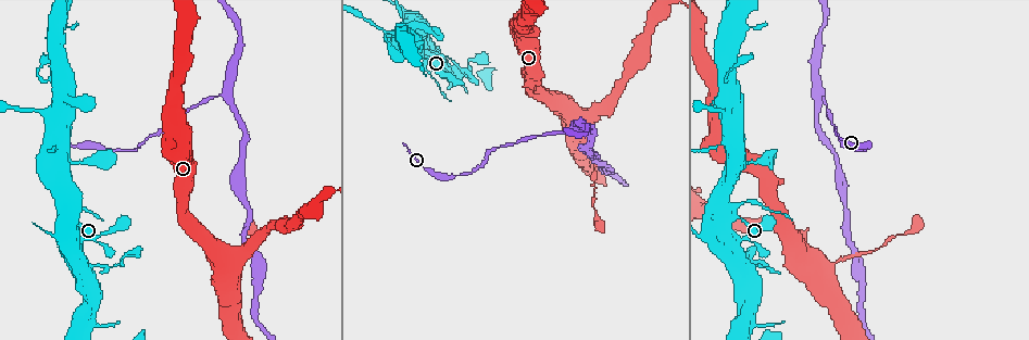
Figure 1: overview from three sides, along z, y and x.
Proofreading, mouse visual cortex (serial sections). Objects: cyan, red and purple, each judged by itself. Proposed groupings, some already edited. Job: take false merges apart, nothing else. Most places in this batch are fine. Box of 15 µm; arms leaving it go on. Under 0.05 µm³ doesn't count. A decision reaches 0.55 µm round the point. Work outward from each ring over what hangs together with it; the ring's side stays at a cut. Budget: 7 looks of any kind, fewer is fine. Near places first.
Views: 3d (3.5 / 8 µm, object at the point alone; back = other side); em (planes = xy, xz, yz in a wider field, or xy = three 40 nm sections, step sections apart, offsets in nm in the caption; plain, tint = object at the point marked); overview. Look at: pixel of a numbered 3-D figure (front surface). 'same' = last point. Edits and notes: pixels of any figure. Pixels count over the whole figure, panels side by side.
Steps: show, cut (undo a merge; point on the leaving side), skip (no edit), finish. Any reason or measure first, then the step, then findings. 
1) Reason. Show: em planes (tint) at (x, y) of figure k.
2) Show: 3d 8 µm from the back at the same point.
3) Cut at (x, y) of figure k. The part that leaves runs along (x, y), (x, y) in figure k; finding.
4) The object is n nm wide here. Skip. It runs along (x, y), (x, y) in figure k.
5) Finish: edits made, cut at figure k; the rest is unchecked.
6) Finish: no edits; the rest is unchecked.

Sharp bend. Show: 3d 3.5 µm from the back at (75, 203) of figure 1.

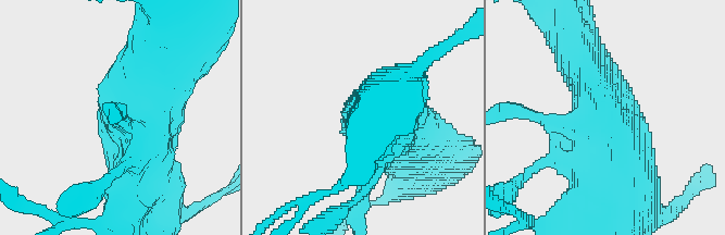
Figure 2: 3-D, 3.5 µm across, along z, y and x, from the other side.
Show: em xy step 1 (plain) at (595, 123) of figure 2.

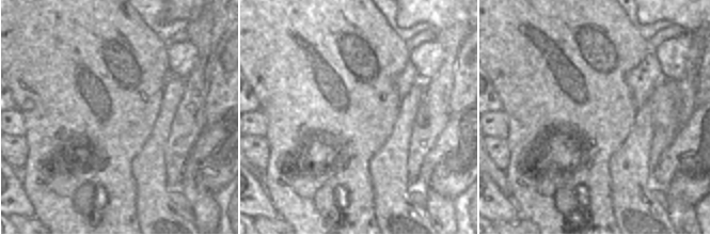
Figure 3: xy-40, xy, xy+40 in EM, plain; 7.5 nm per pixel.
With the object marked. Show: em xy step 1 (tint) at the same point.

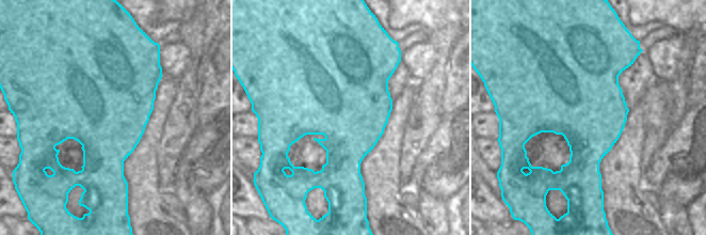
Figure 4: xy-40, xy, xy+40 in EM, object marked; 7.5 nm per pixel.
Skip. It runs along (620, 178), (620, 125), (577, 48) in figure 2; all the same cell.

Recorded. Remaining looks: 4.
A fork. Show: 3d 8 µm from the back at (226, 95) of figure 1.

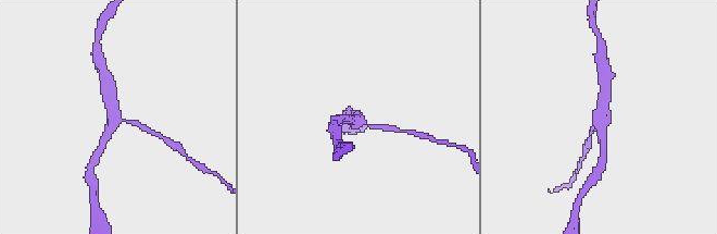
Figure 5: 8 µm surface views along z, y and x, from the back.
Zoom in. Show: 3d 3.5 µm at (599, 122) of figure 5.

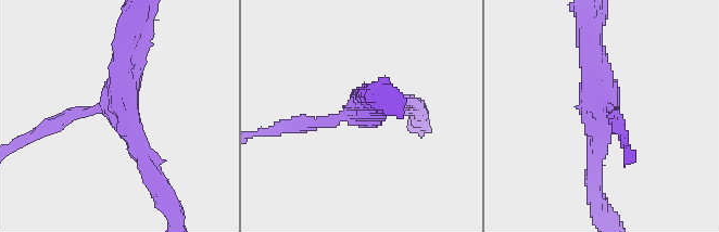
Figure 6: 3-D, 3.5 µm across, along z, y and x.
3 arms meet here; the arms are 200, 300, 300 nm wide. Show: em xy step 1 (tint) at (603, 105) of figure 6.

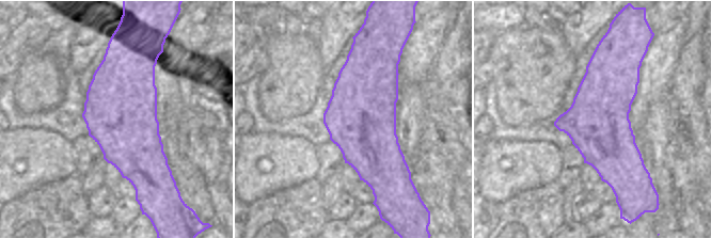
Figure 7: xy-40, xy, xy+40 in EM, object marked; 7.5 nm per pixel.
Skip. It runs along (50, 126), (114, 106), (147, 166) in figure 6; continuous, no second cell.

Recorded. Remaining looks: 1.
Finish: no edits; the rest is unchecked.

